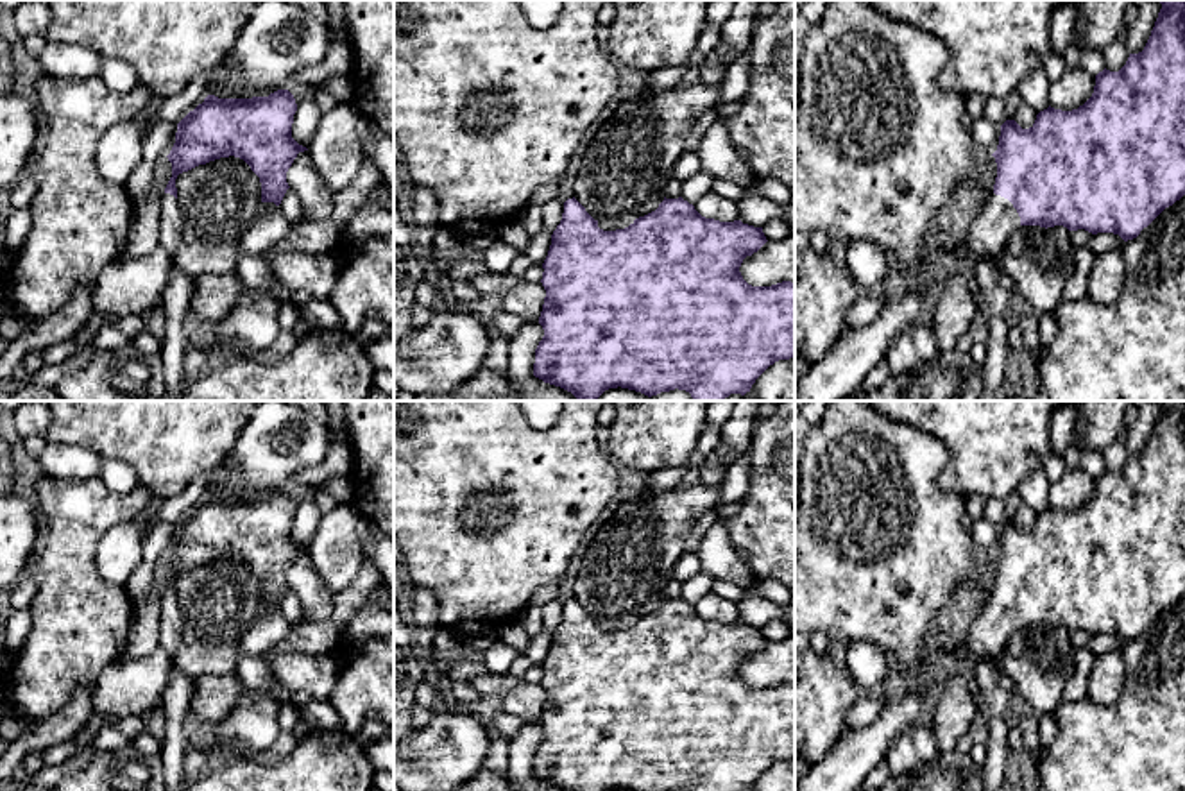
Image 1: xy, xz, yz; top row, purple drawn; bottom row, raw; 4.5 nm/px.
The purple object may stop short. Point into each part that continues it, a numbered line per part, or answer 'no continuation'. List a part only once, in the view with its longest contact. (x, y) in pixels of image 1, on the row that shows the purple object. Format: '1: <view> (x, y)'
1: yz (997, 219)

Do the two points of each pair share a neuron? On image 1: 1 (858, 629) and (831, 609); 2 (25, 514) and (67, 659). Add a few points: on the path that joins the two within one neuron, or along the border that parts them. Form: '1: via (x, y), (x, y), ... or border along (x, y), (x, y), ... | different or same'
1: via (851, 621), (838, 612) | same
2: border along (42, 534), (25, 569) | different

